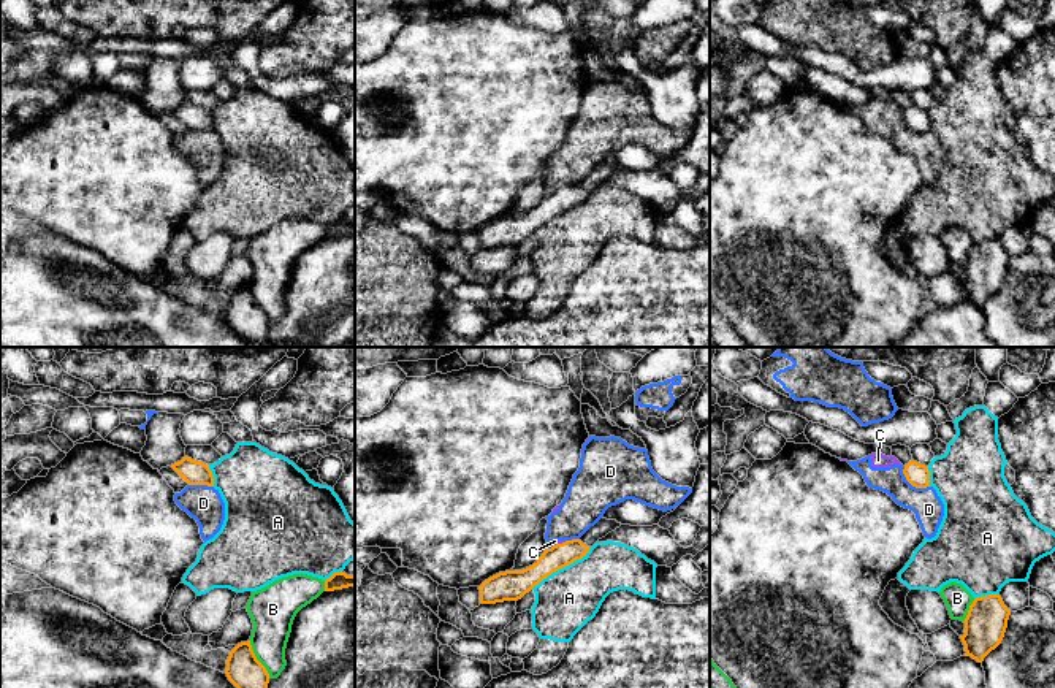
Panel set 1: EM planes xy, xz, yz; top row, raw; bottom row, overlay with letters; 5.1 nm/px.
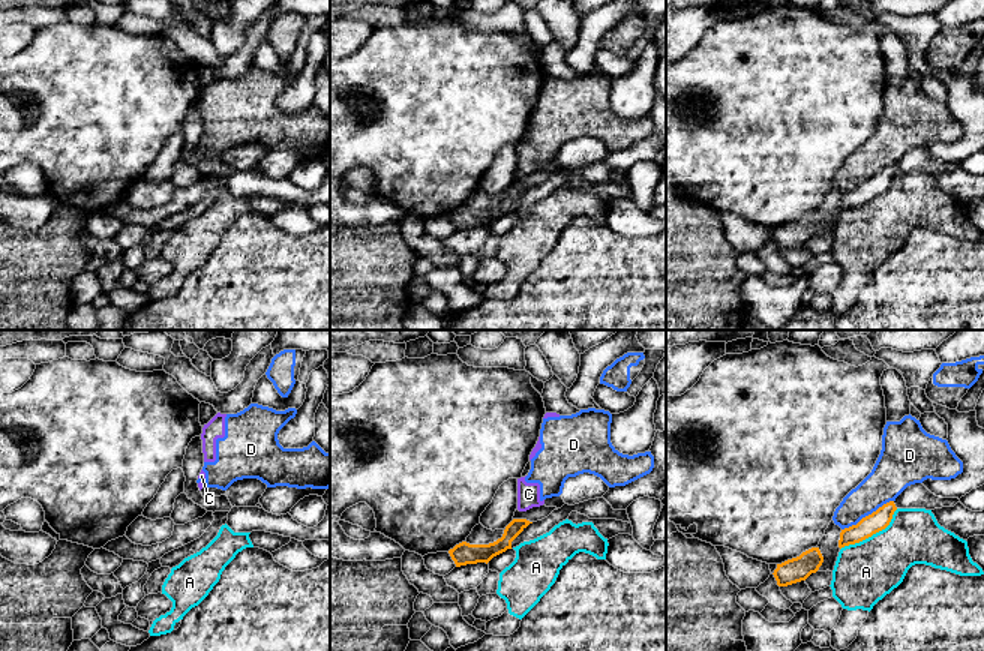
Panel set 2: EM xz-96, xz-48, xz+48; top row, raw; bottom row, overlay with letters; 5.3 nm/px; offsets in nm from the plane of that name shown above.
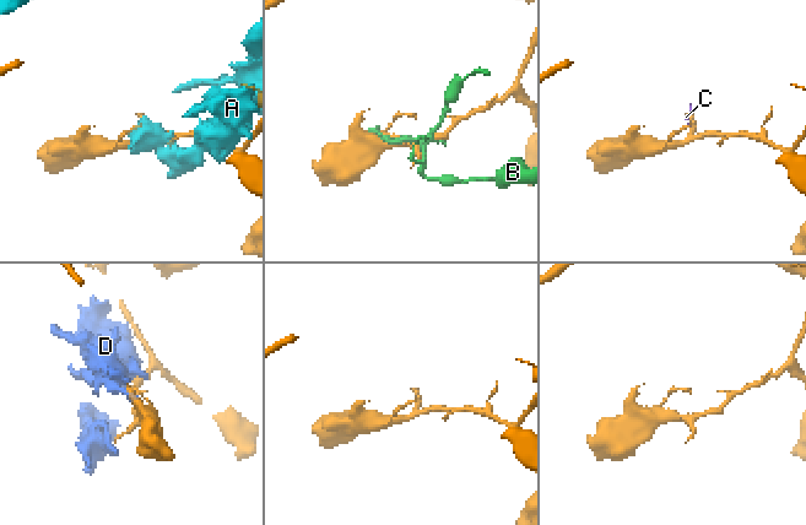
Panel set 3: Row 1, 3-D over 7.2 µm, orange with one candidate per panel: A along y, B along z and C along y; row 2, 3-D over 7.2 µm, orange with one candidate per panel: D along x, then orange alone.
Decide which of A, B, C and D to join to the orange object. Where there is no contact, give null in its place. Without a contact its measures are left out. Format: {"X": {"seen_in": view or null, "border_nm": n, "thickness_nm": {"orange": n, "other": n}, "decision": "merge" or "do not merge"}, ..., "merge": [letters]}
{"A": {"seen_in": "xz", "border_nm": 380, "thickness_nm": {"orange": 140, "other": 300}, "decision": "do not merge"}, "B": {"seen_in": "xy", "border_nm": 220, "thickness_nm": {"orange": 180, "other": 220}, "decision": "do not merge"}, "C": {"seen_in": "xz", "border_nm": 50, "thickness_nm": {"orange": 120, "other": 20}, "decision": "do not merge"}, "D": {"seen_in": "yz", "border_nm": 170, "thickness_nm": {"orange": 120, "other": 150}, "decision": "do not merge"}, "merge": []}

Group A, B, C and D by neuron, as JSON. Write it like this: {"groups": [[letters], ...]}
{"groups": [["A"], ["B"], ["C", "D"]]}

